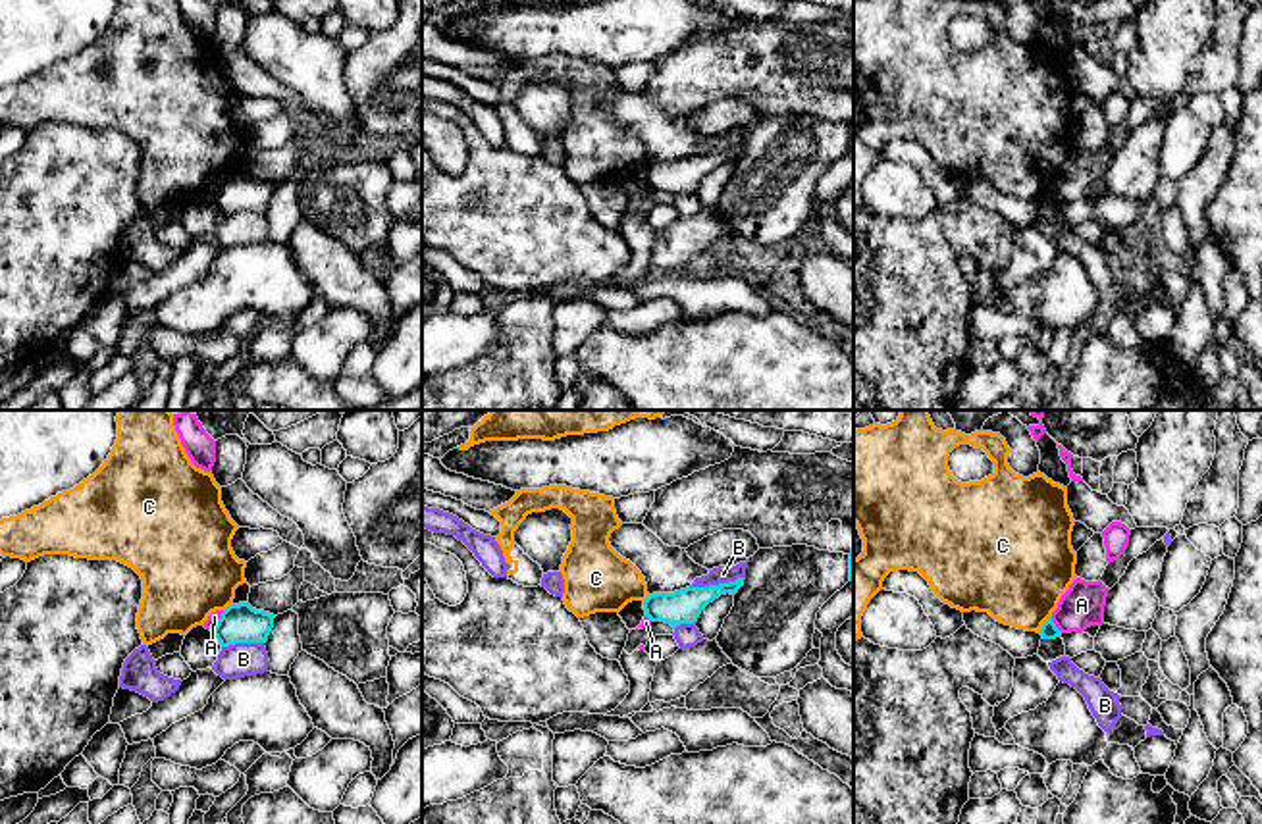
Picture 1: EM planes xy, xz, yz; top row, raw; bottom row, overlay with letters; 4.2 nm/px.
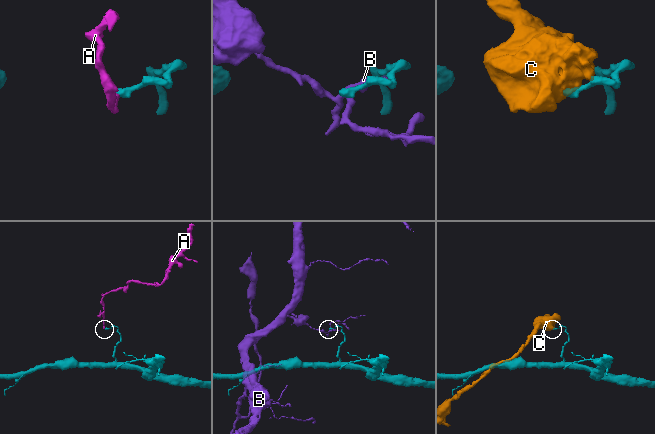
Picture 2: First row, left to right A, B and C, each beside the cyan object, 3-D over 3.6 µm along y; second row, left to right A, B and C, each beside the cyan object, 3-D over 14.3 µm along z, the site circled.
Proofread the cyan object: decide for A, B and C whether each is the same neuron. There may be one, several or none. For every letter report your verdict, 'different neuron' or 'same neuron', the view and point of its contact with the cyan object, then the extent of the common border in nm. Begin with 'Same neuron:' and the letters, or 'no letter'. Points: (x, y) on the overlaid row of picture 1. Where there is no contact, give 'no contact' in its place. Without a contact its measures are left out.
Same neuron: no letter
A: different neuron; contact xy (218, 620); length 100 nm
B: different neuron; contact xz (719, 584); length 240 nm
C: different neuron; contact yz (1043, 624); length 90 nm

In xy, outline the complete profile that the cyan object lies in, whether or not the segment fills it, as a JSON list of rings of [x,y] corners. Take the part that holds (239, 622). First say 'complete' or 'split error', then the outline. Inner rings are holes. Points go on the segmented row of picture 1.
complete; [[[249,603],[229,605],[214,628],[222,647],[235,643],[266,643],[274,628],[274,614],[256,610]]]

